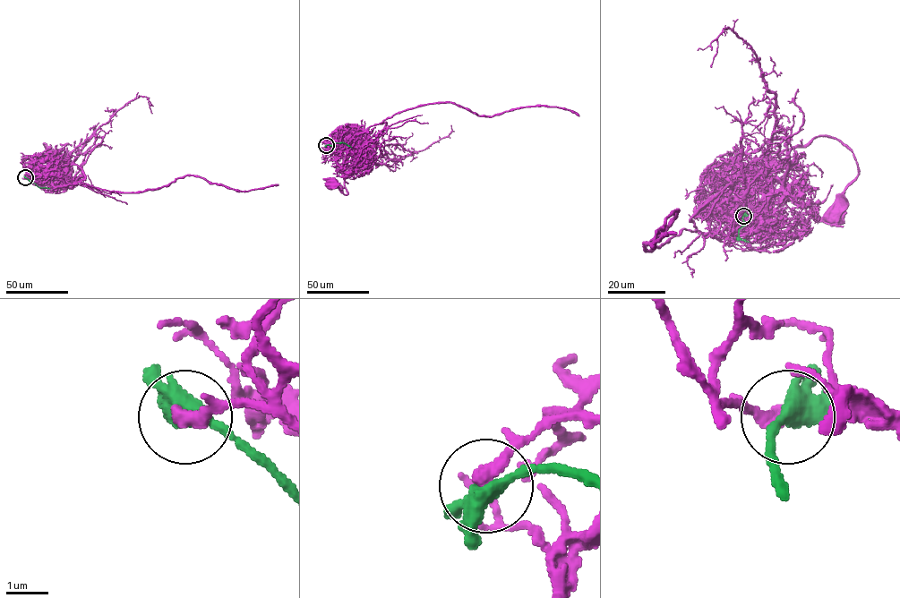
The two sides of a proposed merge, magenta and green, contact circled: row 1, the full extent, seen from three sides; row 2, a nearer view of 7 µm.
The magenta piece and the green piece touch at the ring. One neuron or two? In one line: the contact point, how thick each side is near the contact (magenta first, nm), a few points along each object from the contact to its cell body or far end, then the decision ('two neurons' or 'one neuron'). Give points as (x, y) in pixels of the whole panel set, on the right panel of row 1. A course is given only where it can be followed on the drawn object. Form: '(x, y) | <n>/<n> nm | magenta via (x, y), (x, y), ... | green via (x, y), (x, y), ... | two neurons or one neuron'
(743, 216) | 360/360 nm | magenta via (743, 216), (738, 226), (766, 202), (757, 161), (820, 136), (847, 147), (858, 170), (829, 215) | green via (743, 216), (738, 239), (749, 242) | two neurons

